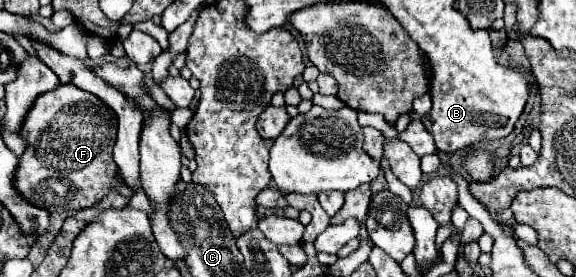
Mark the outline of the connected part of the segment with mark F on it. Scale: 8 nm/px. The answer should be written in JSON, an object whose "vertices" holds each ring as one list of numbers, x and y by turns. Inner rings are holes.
{"vertices":[[60,84,44,92,32,104,20,136,26,142,26,150,18,158,16,190,38,208,48,212,76,212,96,204,116,182,116,162,112,160,116,116,98,96,74,84]]}

